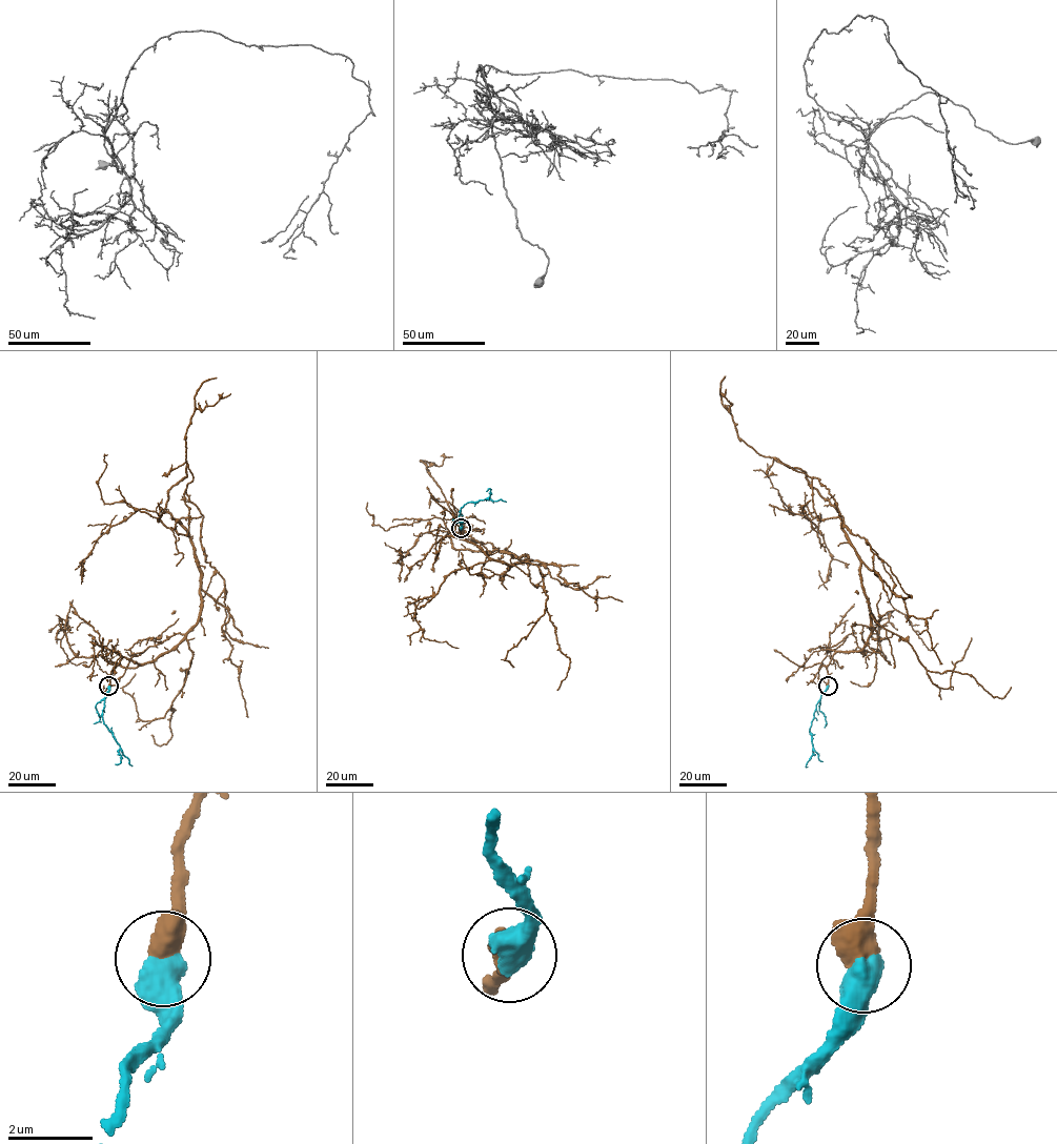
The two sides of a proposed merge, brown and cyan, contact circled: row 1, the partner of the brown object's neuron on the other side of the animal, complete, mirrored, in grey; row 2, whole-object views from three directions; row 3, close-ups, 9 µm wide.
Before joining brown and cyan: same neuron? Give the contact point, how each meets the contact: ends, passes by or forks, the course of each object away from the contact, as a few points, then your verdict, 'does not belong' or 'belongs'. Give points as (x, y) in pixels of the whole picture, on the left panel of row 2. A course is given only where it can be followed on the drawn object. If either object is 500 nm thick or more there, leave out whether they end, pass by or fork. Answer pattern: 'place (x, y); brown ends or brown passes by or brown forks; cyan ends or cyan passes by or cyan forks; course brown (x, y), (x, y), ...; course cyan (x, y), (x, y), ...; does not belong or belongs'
place (108, 686); course brown (108, 687), (123, 657), (153, 661), (199, 617), (191, 538), (164, 510), (187, 465), (225, 631), (268, 648); course cyan (108, 687), (102, 717), (120, 747), (120, 762), (115, 764); belongs

